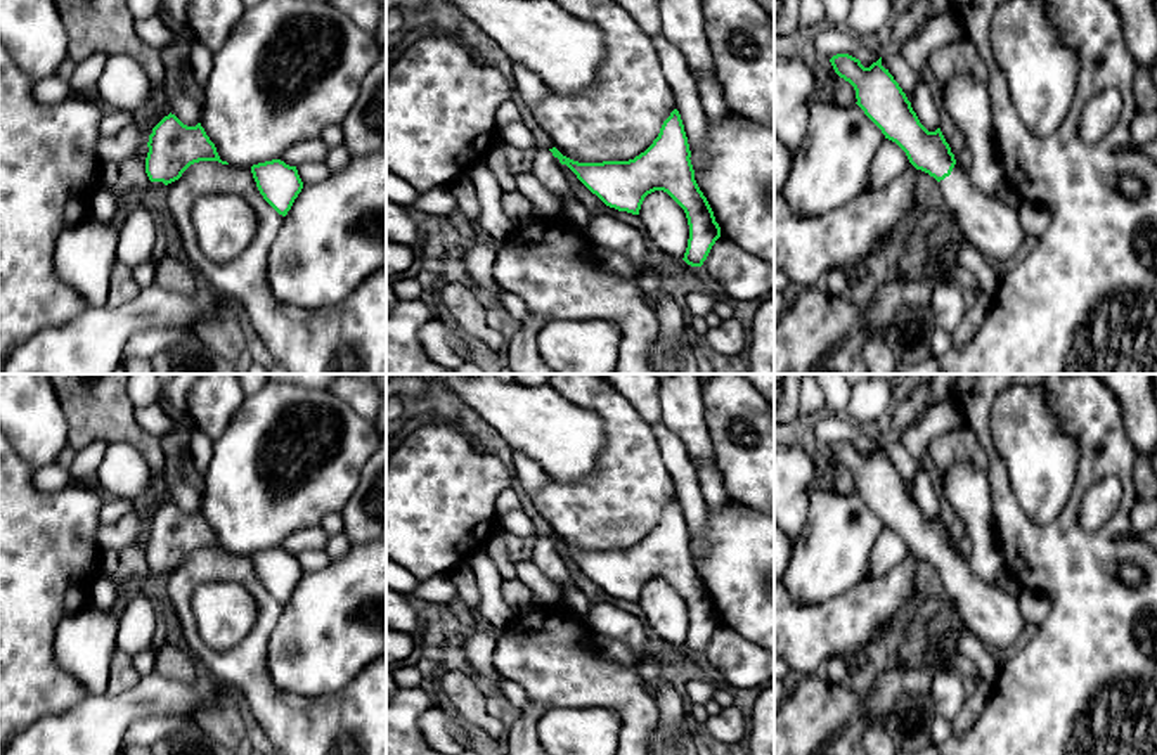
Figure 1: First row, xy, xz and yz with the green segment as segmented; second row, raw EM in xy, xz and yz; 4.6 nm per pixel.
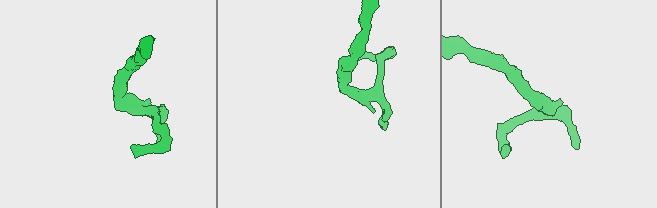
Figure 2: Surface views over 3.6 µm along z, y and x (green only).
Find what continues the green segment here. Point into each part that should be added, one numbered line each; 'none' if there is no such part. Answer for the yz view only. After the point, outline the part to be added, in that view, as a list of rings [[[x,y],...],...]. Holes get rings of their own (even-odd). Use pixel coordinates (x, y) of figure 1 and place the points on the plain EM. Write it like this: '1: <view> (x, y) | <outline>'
1: yz (991, 613) | [[[958,551],[951,563],[937,571],[947,599],[956,604],[960,623],[998,651],[1017,641],[1025,625],[1018,590],[1003,590],[991,580],[977,577]]]

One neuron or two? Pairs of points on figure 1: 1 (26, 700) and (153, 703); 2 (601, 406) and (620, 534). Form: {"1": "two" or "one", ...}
{"1": "two", "2": "one"}

